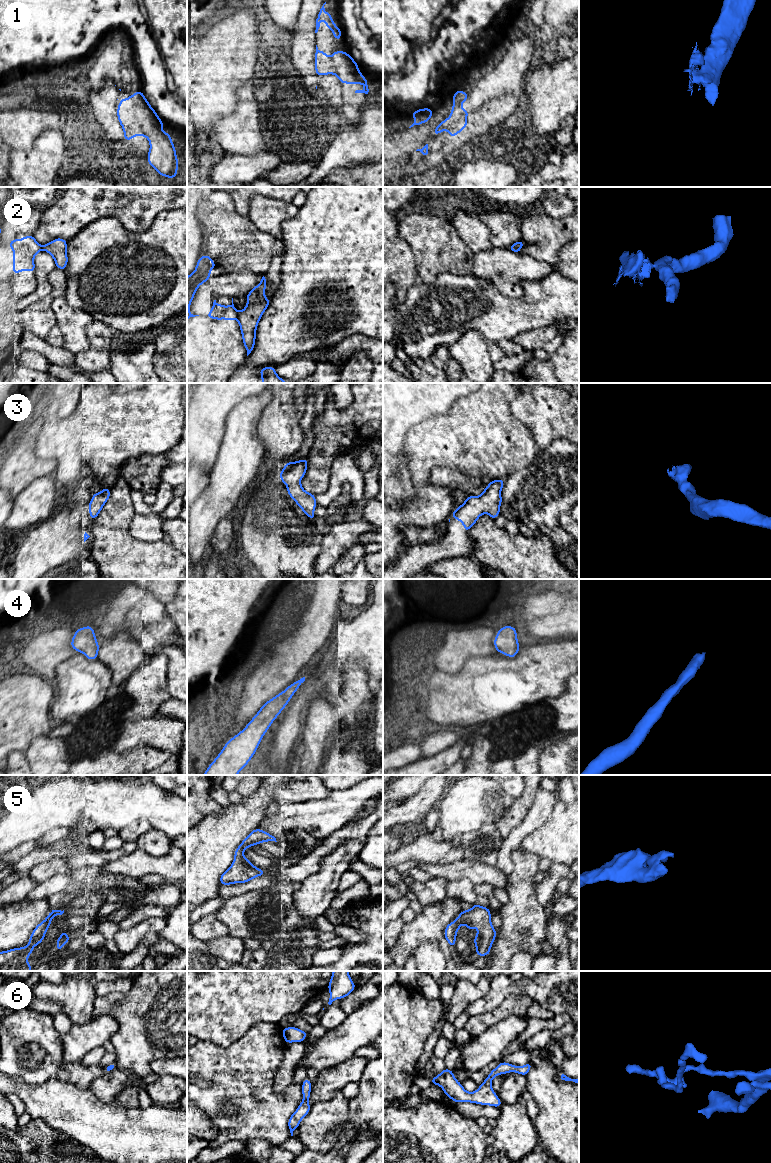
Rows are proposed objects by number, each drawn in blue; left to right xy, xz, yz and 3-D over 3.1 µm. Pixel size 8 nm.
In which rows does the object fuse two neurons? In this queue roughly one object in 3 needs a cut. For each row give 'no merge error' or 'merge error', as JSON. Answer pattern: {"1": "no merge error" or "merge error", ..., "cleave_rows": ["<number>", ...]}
{"1": "merge error", "2": "merge error", "3": "no merge error", "4": "no merge error", "5": "no merge error", "6": "no merge error", "cleave_rows": ["1", "2"]}

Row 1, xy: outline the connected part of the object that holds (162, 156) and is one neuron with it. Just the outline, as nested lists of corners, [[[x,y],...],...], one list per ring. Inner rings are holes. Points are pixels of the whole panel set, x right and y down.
[[[149,109],[138,114],[138,120],[150,143],[147,161],[161,176],[174,179],[179,163],[176,150],[170,134],[158,127],[157,118]]]

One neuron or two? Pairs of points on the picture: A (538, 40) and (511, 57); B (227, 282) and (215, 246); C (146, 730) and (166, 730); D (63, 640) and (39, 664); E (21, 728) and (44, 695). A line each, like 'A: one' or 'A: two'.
A: one
B: two
C: one
D: one
E: one

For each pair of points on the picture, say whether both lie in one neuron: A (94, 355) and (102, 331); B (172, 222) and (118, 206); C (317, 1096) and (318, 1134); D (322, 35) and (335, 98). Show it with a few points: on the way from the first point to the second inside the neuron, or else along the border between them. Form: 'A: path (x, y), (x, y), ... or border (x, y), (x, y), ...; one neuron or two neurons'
A: path (97, 349), (105, 337); one neuron
B: border (176, 208), (162, 210), (148, 228), (137, 232); two neurons
C: border (338, 1091), (331, 1098), (315, 1102), (311, 1106); two neurons
D: path (321, 51), (321, 59), (327, 73), (328, 82); one neuron

